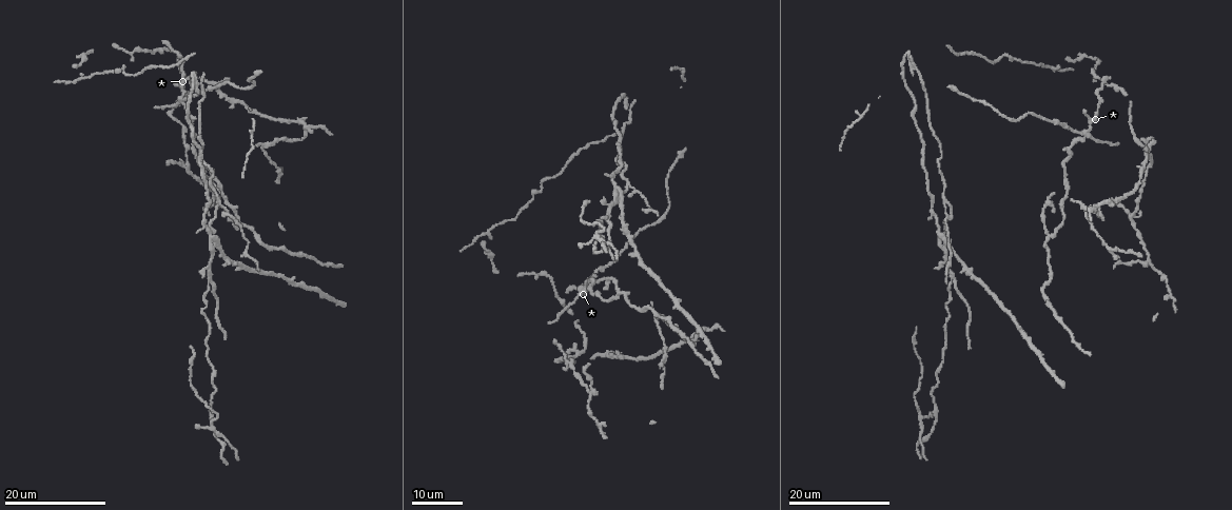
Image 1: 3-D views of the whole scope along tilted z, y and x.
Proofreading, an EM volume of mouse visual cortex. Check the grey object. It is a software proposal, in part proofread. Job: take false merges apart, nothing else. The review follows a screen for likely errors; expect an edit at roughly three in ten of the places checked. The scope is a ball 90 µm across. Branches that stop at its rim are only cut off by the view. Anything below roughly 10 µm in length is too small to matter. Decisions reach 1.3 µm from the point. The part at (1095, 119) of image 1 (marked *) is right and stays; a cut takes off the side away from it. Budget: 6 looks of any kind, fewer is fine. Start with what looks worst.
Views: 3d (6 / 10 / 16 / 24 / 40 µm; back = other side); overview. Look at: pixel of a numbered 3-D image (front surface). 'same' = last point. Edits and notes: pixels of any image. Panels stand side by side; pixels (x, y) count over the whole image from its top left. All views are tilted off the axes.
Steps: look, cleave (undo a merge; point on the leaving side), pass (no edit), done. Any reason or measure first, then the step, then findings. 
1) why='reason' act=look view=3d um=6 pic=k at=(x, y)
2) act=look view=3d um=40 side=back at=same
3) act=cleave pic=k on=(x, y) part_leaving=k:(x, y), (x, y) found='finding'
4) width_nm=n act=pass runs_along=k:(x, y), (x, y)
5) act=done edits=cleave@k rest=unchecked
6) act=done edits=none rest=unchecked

why='four-way junction' act=look view=3d um=16 pic=1 at=(621, 200)

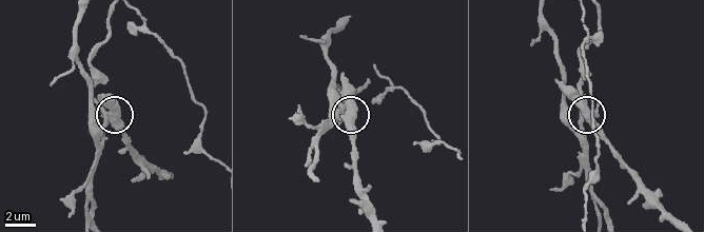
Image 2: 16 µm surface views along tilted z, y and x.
why='zoom in' act=look view=3d um=6 pic=2 at=(111, 119)

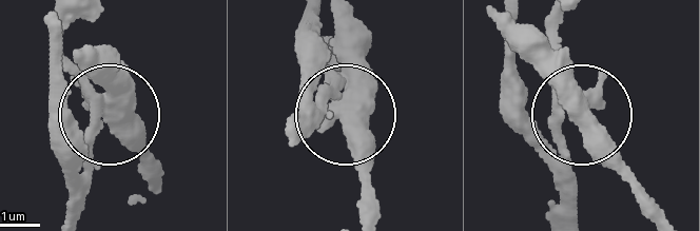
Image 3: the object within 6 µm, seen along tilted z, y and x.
arms=4 act=cleave pic=3 on=(65, 117) found='two neurons meet here'

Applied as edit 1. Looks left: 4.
why='looks like a crossing' act=look view=3d um=16 pic=1 at=(583, 290)

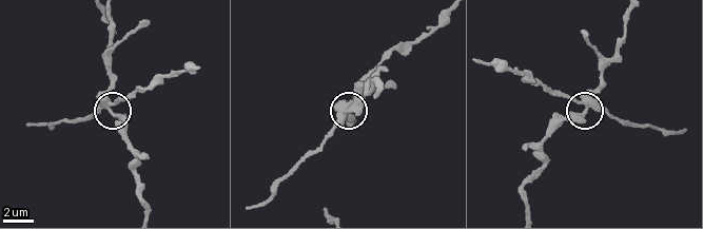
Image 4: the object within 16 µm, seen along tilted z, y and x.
act=look view=3d um=6 pic=4 at=(587, 101)

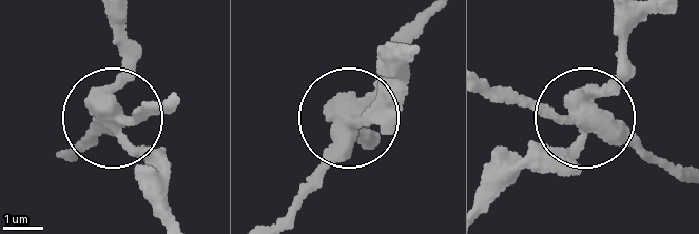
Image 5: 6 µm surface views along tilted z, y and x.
side_arm_um=41 act=cleave pic=5 on=(91, 123) part_leaving=5:(117, 115), (168, 105) found='a second neuron is stuck on'

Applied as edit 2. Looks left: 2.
why='four-way junction' act=look view=3d um=24 pic=1 at=(590, 396)

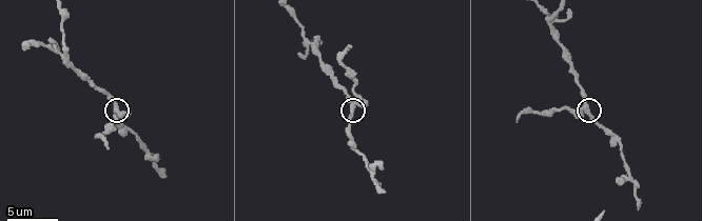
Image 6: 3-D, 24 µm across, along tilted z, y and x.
why='closer look' act=look view=3d um=10 pic=6 at=(351, 106)

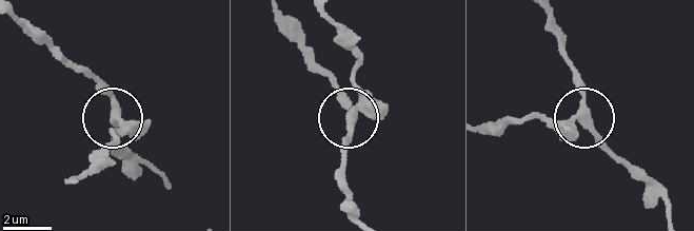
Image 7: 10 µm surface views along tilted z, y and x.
width_nm=360 act=pass runs_along=7:(283, 22), (350, 117), (359, 96), (355, 63) found='one neuron here'

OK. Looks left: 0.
act=done edits=cleave@3,cleave@5 rest=unchecked

